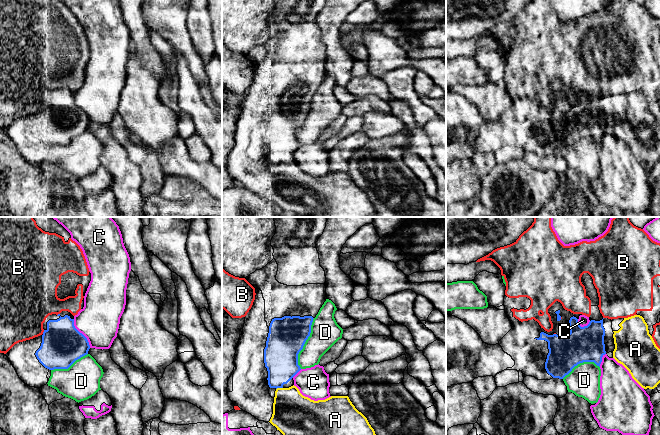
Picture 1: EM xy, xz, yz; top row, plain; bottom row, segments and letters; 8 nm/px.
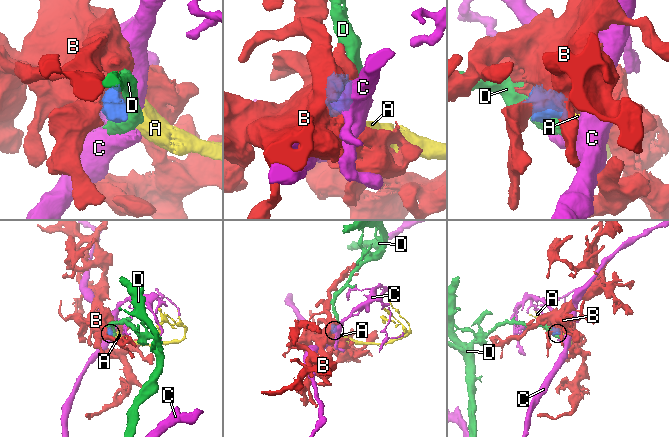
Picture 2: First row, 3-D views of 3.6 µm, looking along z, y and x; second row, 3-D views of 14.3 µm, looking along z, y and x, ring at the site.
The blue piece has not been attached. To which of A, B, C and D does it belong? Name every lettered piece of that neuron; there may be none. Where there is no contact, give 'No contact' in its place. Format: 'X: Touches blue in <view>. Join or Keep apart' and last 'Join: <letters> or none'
A: Touches blue in xz. Join
B: Touches blue in xy. Keep apart
C: Touches blue in xy. Keep apart
D: Touches blue in xz. Keep apart
Join: A

